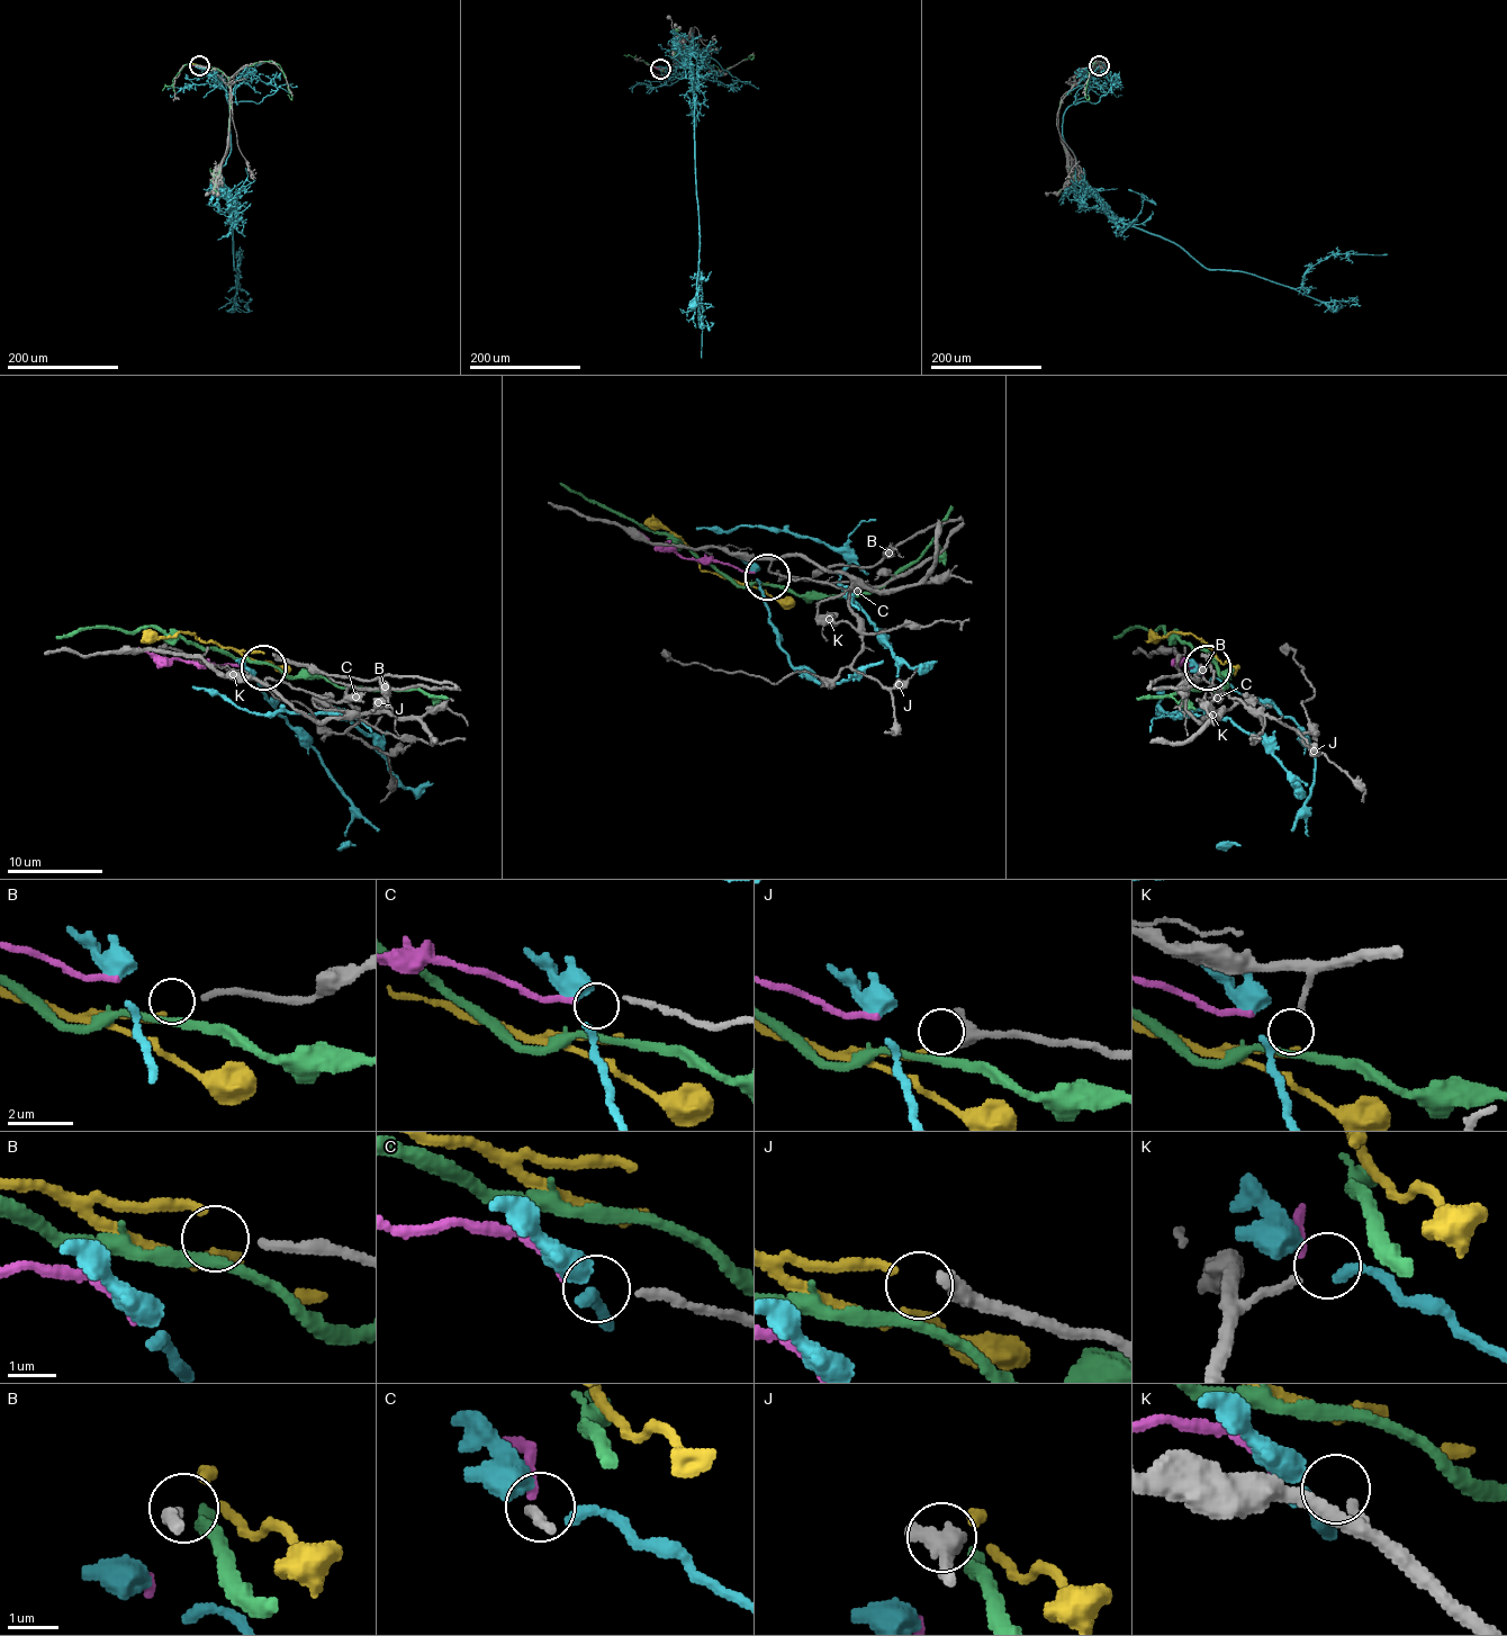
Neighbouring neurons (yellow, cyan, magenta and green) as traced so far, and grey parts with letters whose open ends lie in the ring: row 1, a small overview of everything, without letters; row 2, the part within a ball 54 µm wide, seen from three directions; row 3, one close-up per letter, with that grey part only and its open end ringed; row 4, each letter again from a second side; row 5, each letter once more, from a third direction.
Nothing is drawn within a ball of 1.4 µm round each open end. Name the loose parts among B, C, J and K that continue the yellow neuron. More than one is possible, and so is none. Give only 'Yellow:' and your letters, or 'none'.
Yellow: B

